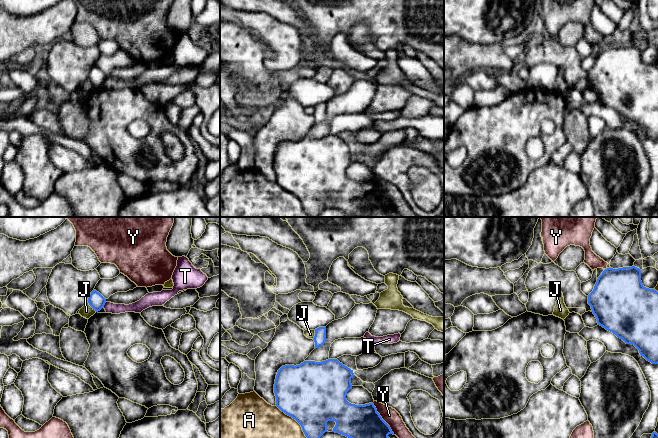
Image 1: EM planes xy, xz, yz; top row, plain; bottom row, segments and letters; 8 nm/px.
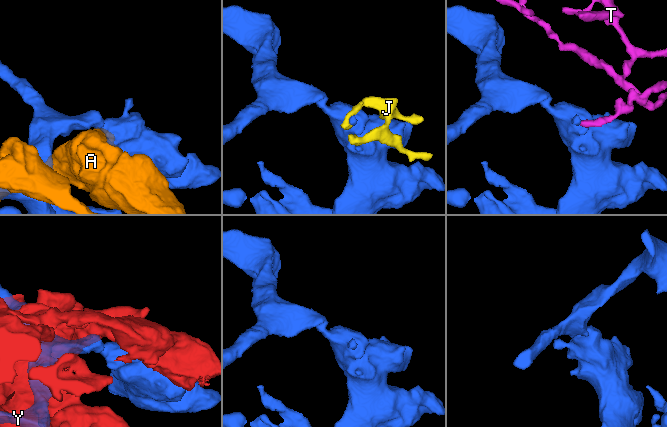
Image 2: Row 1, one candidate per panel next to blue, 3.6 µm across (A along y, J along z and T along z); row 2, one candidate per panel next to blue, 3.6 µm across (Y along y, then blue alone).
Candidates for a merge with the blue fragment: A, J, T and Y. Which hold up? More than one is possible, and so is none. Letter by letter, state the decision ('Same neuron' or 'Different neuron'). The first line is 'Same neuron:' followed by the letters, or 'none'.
Same neuron: none
A: Different neuron
J: Different neuron
T: Different neuron
Y: Different neuron

